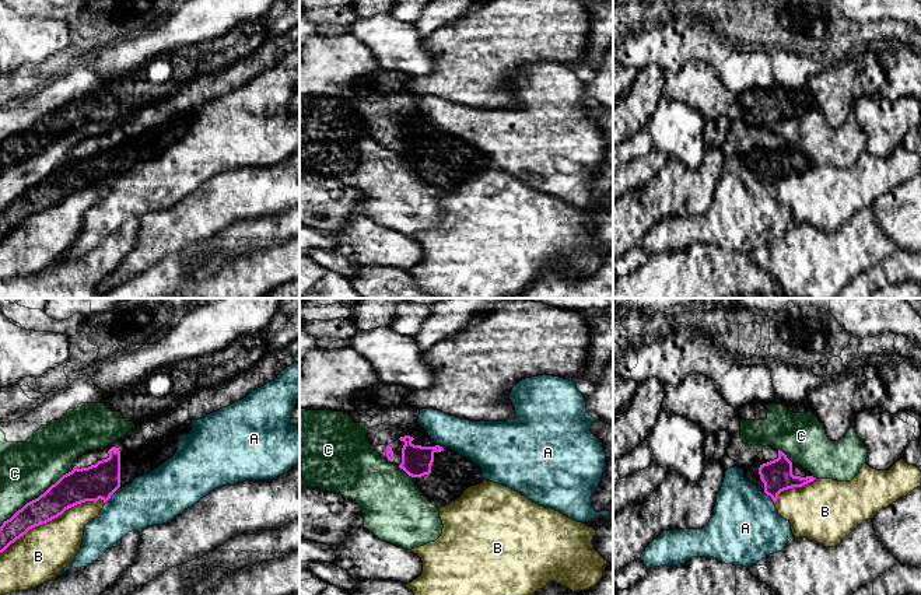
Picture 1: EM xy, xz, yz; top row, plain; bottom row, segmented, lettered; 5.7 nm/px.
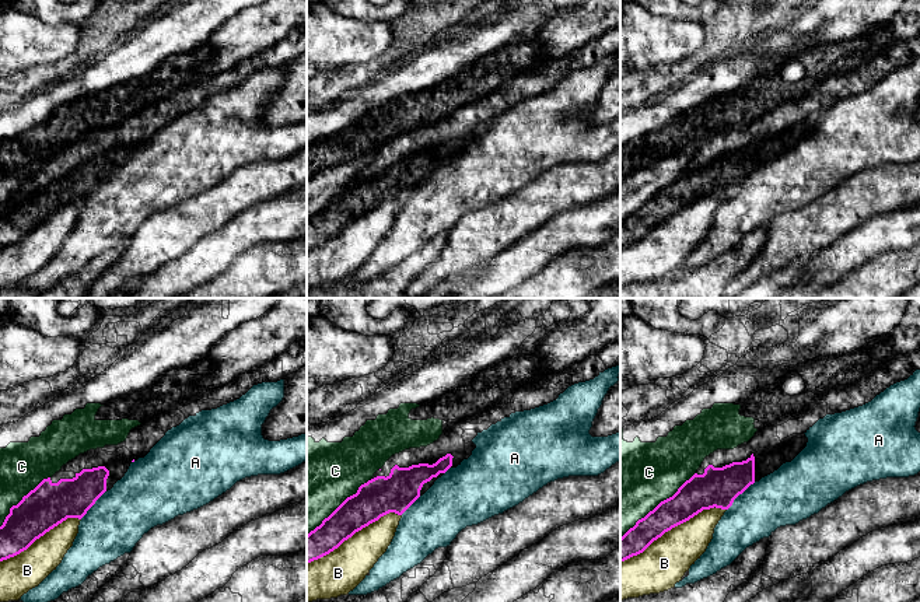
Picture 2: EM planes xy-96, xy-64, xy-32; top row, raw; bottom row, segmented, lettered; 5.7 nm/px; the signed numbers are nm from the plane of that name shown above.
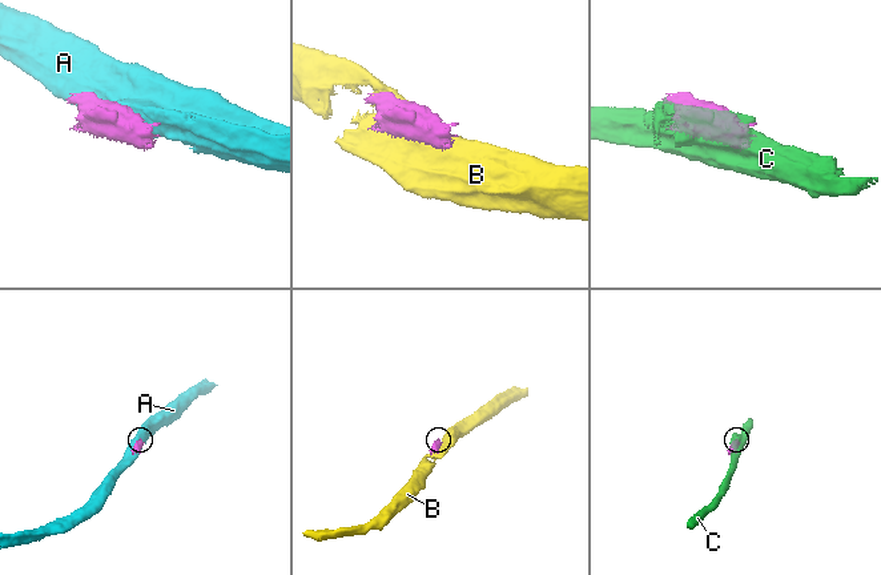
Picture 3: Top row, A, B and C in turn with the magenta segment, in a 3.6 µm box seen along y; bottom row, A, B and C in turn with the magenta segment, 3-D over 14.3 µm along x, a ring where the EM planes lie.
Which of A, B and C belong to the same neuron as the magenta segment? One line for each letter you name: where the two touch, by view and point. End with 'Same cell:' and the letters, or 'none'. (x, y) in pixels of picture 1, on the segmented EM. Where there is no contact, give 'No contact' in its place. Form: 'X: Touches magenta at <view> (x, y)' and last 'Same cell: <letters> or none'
Same cell: none

